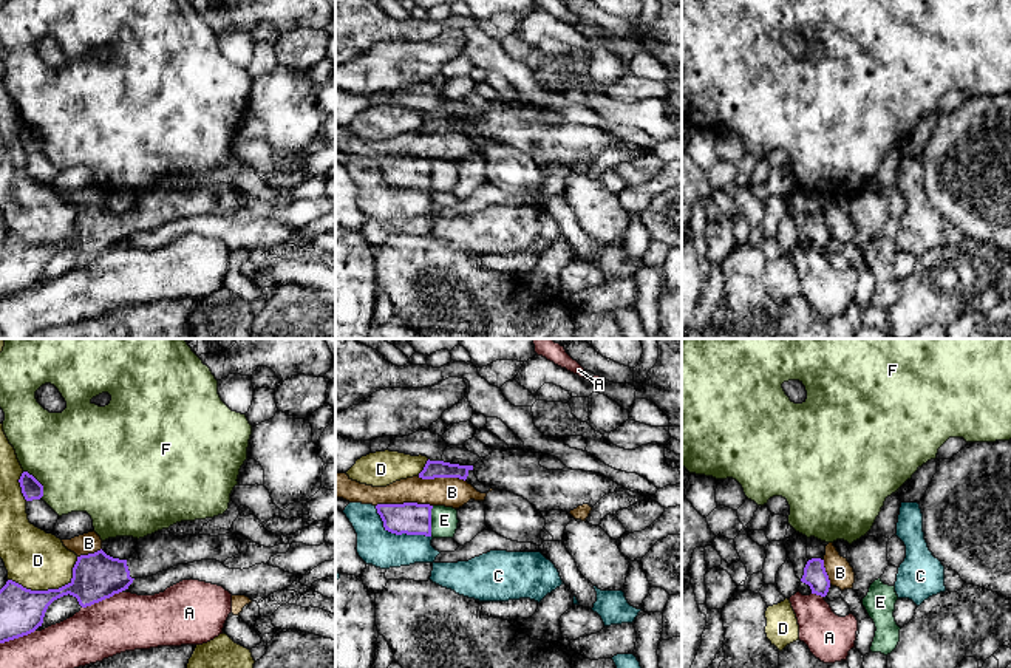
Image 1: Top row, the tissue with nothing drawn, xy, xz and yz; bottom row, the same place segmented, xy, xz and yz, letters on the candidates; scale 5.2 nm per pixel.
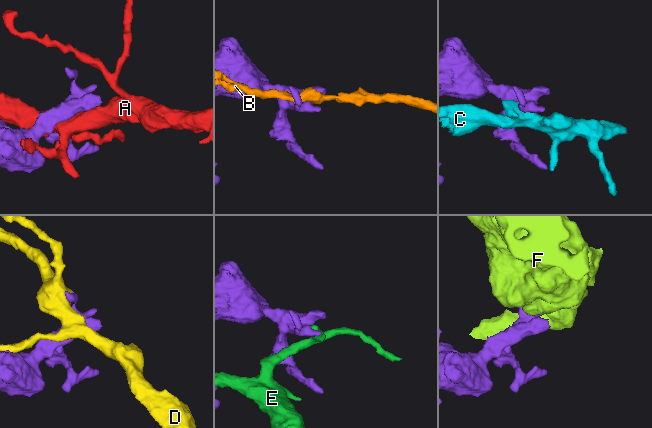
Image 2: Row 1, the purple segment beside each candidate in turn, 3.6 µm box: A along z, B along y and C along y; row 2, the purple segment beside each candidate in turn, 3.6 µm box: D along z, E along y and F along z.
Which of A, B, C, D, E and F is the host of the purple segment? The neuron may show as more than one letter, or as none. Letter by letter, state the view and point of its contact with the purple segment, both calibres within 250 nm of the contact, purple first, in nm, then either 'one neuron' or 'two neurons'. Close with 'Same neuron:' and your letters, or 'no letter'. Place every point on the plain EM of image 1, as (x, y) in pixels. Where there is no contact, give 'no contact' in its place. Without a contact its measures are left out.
A: meets purple in xy at (101, 254); 240 nm thick on the purple side, 300 nm on the other; two neurons
B: meets purple in xz at (404, 156); 170 nm thick on the purple side, 160 nm on the other; two neurons
C: meets purple in xz at (398, 187); 170 nm thick on the purple side, 200 nm on the other; two neurons
D: meets purple in xy at (50, 243); 240 nm thick on the purple side, 300 nm on the other; two neurons
E: meets purple in xz at (430, 175); 170 nm thick on the purple side, 140 nm on the other; two neurons
F: meets purple in xy at (39, 136); 110 nm thick on the purple side, 480 nm on the other; two neurons
Same neuron: no letter

